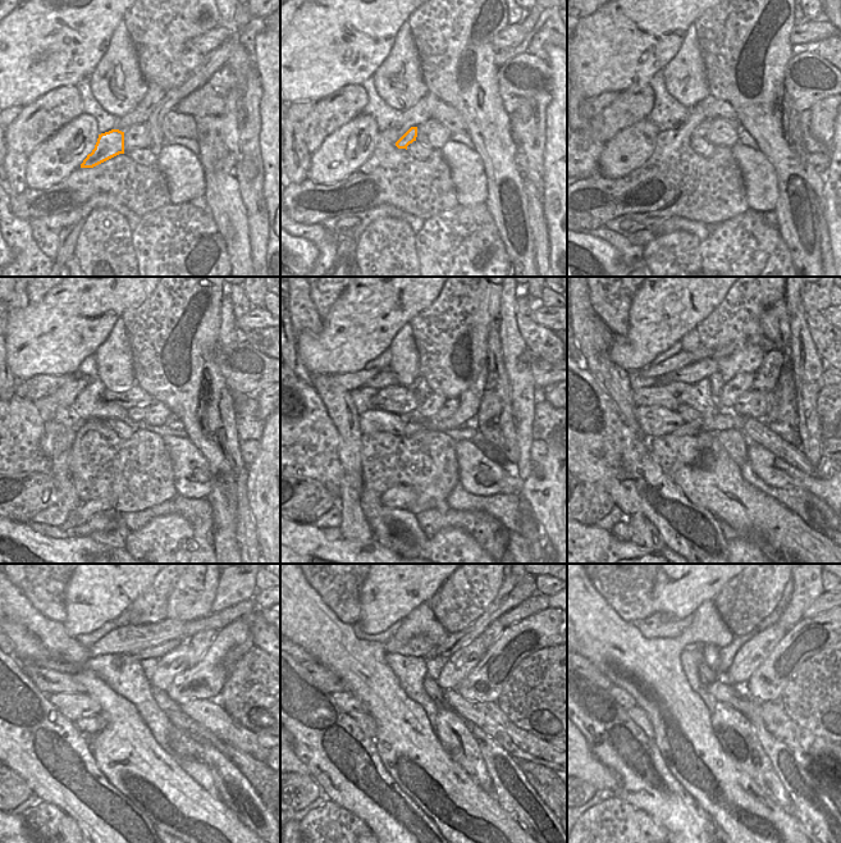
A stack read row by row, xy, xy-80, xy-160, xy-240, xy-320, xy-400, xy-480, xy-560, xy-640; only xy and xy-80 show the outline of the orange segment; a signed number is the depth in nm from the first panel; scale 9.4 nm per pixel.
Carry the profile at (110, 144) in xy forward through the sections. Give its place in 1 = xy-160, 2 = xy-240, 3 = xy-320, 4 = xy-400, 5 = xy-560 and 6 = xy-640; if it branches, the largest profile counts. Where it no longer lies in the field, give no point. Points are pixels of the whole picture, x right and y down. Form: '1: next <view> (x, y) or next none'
1: next xy-160 (703, 128)
2: next xy-240 (137, 413)
3: next xy-320 (432, 404)
4: next xy-400 (732, 390)
5: next xy-560 (457, 668)
6: next xy-640 (753, 654)

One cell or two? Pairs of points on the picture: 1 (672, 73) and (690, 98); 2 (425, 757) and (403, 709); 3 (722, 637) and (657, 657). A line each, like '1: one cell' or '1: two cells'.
1: one cell
2: one cell
3: one cell

